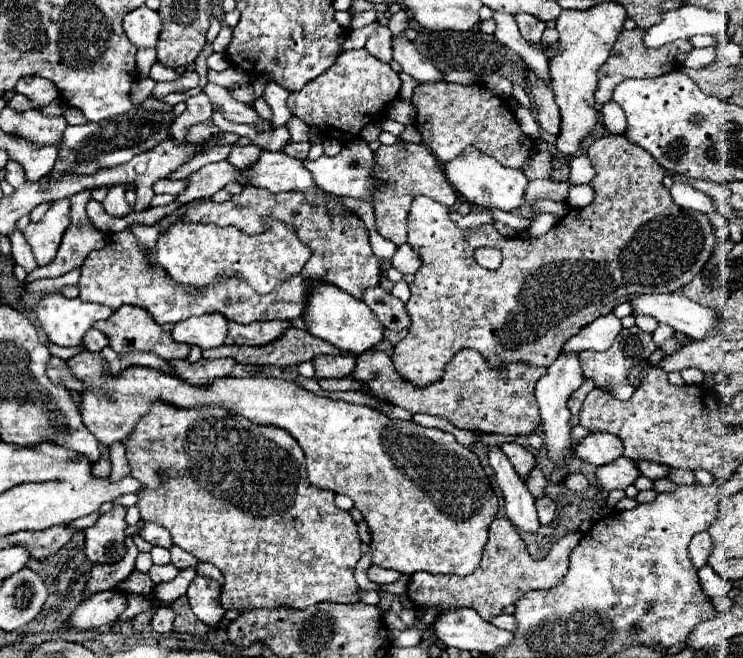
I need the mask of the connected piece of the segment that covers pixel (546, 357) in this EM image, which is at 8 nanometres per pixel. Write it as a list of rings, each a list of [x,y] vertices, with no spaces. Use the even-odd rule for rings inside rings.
[[[607,135],[597,139],[589,151],[587,151],[589,159],[595,165],[595,179],[591,181],[593,189],[595,189],[595,199],[591,205],[583,207],[583,209],[571,209],[563,219],[559,219],[555,223],[555,227],[545,233],[543,237],[537,239],[523,239],[523,237],[503,237],[493,225],[483,225],[481,229],[473,229],[473,233],[469,233],[469,229],[459,229],[451,219],[449,219],[449,209],[445,205],[435,203],[433,199],[427,197],[415,197],[411,211],[409,211],[409,235],[407,235],[407,243],[417,251],[419,259],[421,259],[421,267],[415,273],[415,281],[409,285],[411,287],[411,299],[407,301],[407,313],[411,317],[411,327],[409,333],[395,345],[393,349],[393,367],[395,371],[411,385],[415,387],[425,387],[431,385],[435,381],[439,381],[445,365],[451,361],[451,357],[455,357],[455,353],[459,353],[461,349],[475,349],[479,351],[485,361],[491,367],[503,367],[503,365],[511,365],[511,363],[525,363],[525,365],[539,365],[539,367],[549,367],[555,357],[559,357],[563,343],[575,335],[581,327],[589,325],[591,321],[595,321],[599,315],[607,315],[611,313],[619,303],[631,301],[637,295],[645,295],[645,293],[673,293],[677,289],[681,289],[683,285],[687,285],[705,265],[705,261],[713,255],[715,247],[717,247],[717,237],[715,237],[715,229],[709,223],[707,215],[701,211],[693,211],[693,209],[681,209],[669,195],[669,191],[661,185],[663,181],[663,169],[659,169],[659,165],[655,165],[655,159],[649,157],[649,153],[645,149],[639,149],[639,145],[631,145],[631,141],[627,141],[623,135]],[[479,247],[495,247],[499,251],[503,251],[503,263],[499,269],[489,271],[483,269],[475,257],[473,251]]]

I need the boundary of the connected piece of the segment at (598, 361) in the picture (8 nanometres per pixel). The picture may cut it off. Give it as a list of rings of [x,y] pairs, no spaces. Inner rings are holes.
[[[631,327],[631,329],[621,329],[619,337],[615,339],[615,343],[611,345],[611,349],[603,351],[603,353],[597,353],[597,351],[583,351],[579,353],[579,361],[581,361],[581,369],[583,369],[583,375],[593,379],[595,385],[599,389],[605,389],[609,393],[613,393],[615,397],[619,399],[629,399],[635,391],[633,385],[627,383],[627,375],[633,371],[633,367],[643,361],[643,359],[649,359],[649,355],[655,351],[655,343],[651,339],[649,333],[641,331],[639,327]]]

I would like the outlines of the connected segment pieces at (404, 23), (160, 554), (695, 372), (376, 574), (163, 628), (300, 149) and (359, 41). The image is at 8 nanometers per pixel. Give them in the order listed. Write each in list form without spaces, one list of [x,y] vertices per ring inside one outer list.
[[[399,11],[399,13],[391,15],[391,19],[389,19],[389,25],[387,25],[387,27],[393,31],[393,35],[399,35],[399,33],[403,33],[403,31],[409,27],[409,21],[407,21],[407,15],[405,15],[405,11]]]
[[[153,547],[151,549],[151,557],[153,557],[155,565],[167,565],[171,561],[171,553],[165,547]]]
[[[688,368],[681,371],[681,376],[685,384],[700,385],[703,383],[703,373],[696,368]]]
[[[371,565],[371,567],[367,569],[367,575],[369,575],[371,581],[375,581],[375,583],[379,583],[379,585],[395,583],[395,581],[401,577],[399,573],[391,571],[391,569],[383,569],[383,567],[379,567],[379,565]]]
[[[157,607],[153,619],[151,619],[151,627],[157,633],[171,633],[173,631],[173,617],[175,613],[169,607]]]
[[[289,141],[283,151],[285,151],[287,155],[291,155],[291,157],[297,157],[297,159],[305,161],[309,149],[311,149],[311,143],[293,143],[293,141]]]
[[[371,23],[371,25],[363,27],[363,29],[353,29],[353,31],[347,35],[347,39],[343,41],[343,51],[351,51],[351,49],[361,49],[361,47],[365,47],[365,41],[369,39],[369,35],[371,35],[375,29],[377,29],[377,23]]]

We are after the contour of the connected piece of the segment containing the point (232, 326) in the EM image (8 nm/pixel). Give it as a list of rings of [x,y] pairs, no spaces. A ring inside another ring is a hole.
[[[227,321],[229,337],[237,345],[267,345],[275,341],[287,327],[289,321],[257,321],[251,325],[239,325],[237,321]]]

